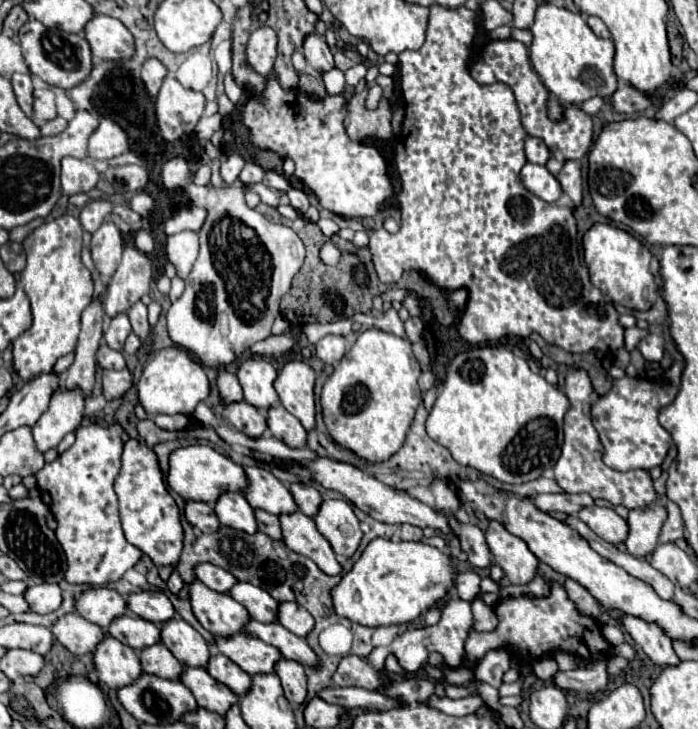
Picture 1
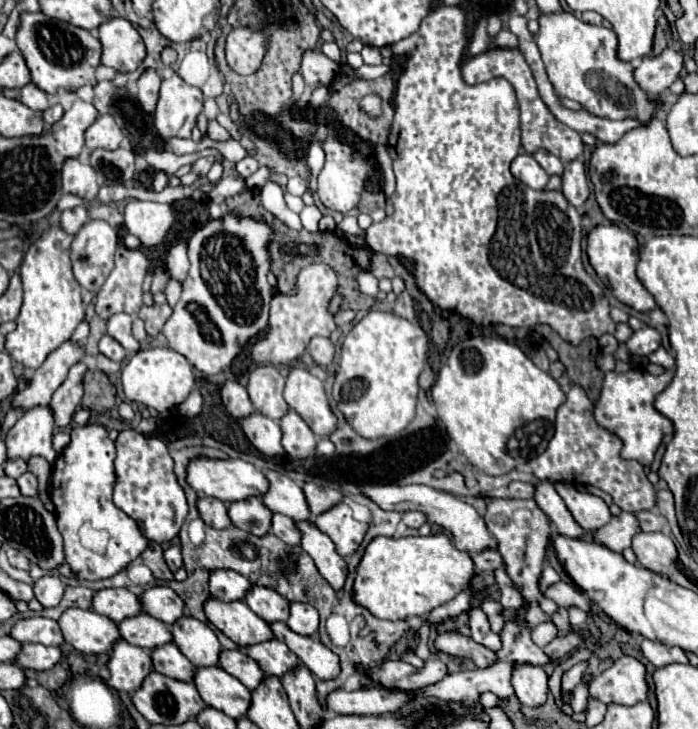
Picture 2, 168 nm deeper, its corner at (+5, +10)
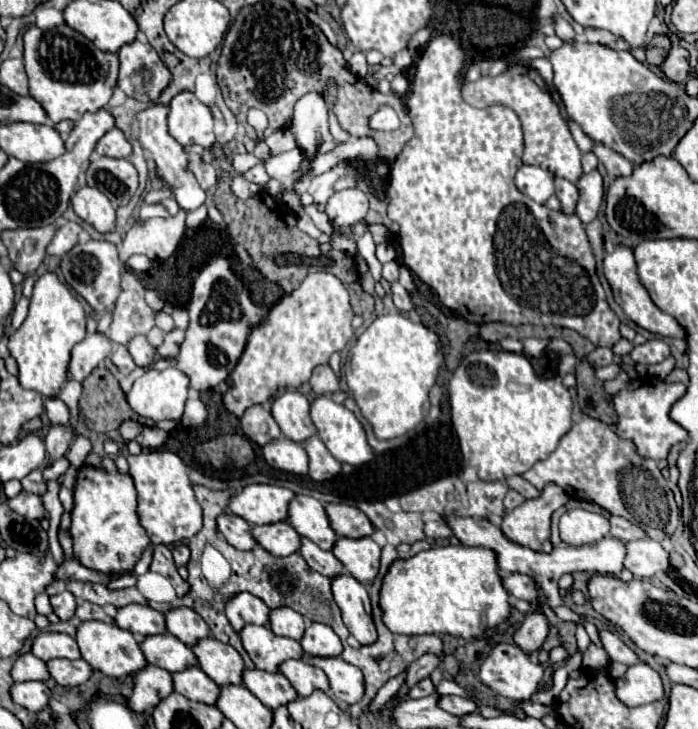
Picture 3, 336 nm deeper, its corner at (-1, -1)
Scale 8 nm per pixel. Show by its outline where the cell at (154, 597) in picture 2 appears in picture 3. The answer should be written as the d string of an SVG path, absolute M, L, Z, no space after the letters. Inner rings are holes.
M172 608L164 614L166 618L166 628L172 636L176 636L180 642L184 642L186 646L196 644L196 640L210 636L210 630L206 626L206 622L196 616L196 612L192 612L192 608Z

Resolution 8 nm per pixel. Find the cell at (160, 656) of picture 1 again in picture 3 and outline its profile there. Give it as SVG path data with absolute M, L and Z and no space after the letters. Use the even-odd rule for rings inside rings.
M198 666L174 672L172 680L174 680L174 690L194 702L214 704L218 698L220 686L214 680L210 680Z

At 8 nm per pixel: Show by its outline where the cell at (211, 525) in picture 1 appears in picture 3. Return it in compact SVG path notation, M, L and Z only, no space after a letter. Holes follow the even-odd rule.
M224 512L224 514L218 516L216 522L218 522L220 534L234 548L238 548L238 550L250 550L252 546L256 546L256 540L250 534L250 524L244 518Z

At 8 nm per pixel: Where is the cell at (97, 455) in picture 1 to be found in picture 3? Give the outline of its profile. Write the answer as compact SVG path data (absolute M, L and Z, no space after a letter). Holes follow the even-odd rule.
M110 456L100 458L100 468L92 464L82 464L74 484L74 508L72 508L72 540L74 556L78 562L90 570L120 576L132 572L136 560L142 558L150 544L148 534L138 524L136 516L136 490L132 478L120 472ZM96 544L104 544L106 554L96 550Z

